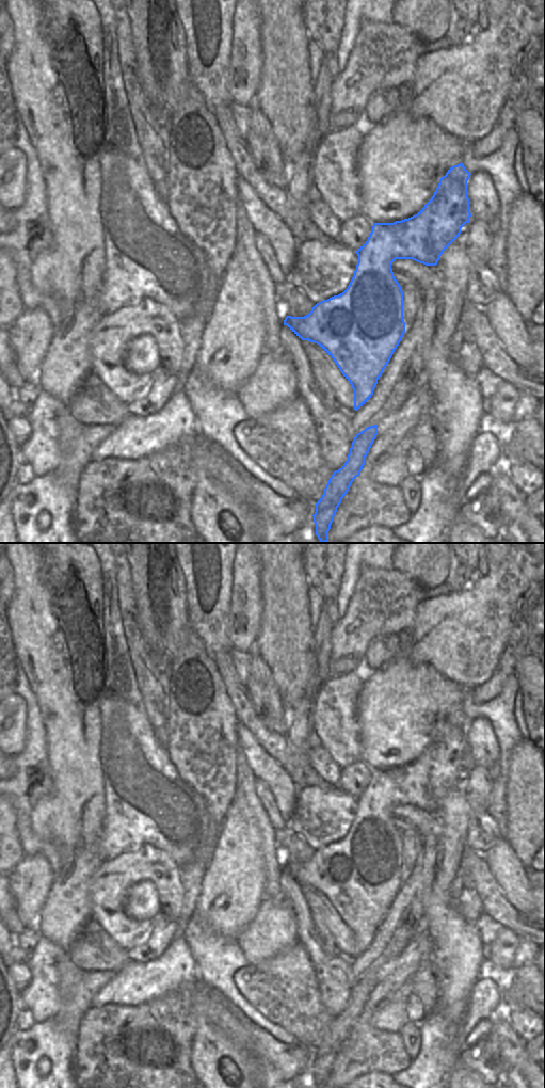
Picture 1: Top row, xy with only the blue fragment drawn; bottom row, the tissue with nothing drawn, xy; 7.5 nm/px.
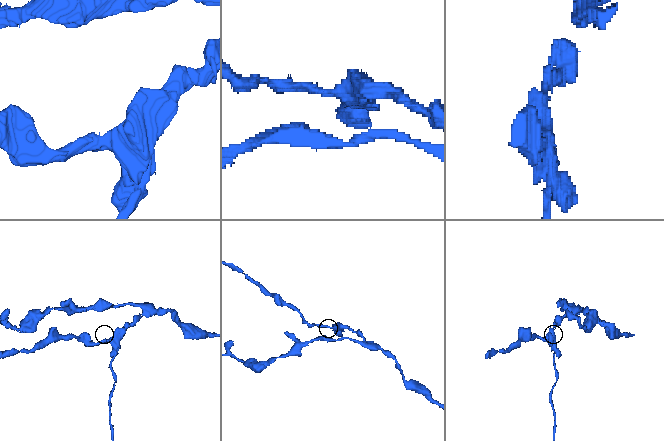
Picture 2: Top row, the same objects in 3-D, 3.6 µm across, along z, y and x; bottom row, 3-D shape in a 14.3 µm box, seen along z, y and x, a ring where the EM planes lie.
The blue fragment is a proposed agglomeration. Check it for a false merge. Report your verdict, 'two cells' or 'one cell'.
two cells

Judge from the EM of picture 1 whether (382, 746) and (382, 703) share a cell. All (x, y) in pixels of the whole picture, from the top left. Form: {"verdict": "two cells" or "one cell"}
{"verdict": "one cell"}

